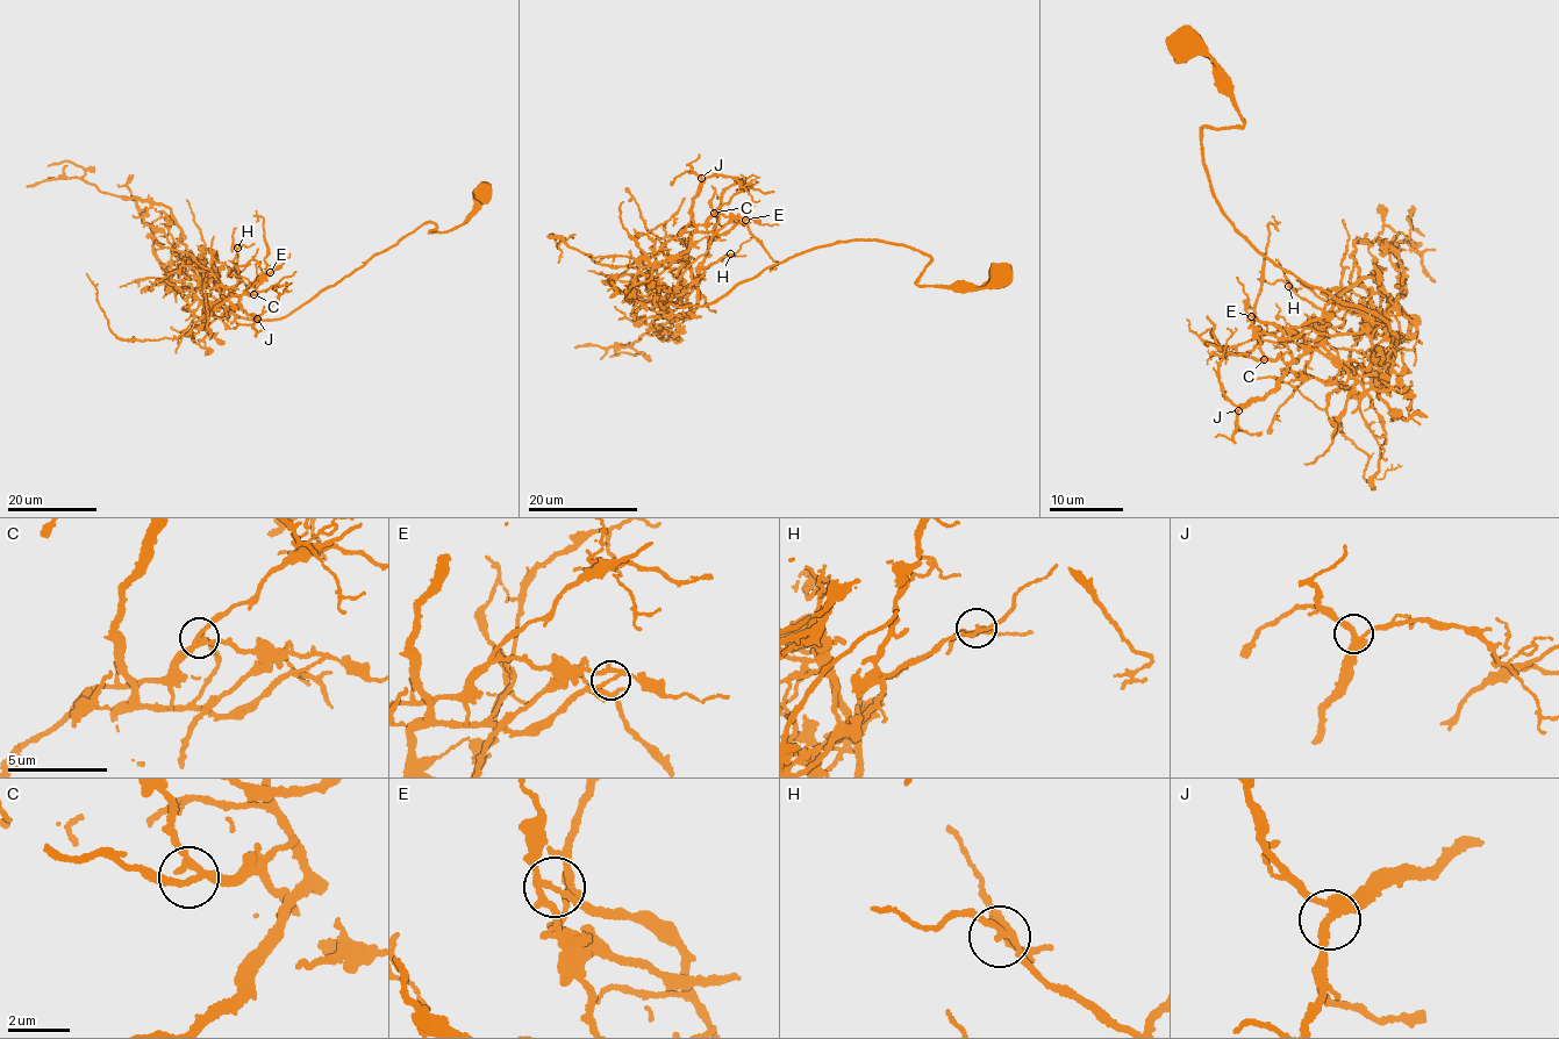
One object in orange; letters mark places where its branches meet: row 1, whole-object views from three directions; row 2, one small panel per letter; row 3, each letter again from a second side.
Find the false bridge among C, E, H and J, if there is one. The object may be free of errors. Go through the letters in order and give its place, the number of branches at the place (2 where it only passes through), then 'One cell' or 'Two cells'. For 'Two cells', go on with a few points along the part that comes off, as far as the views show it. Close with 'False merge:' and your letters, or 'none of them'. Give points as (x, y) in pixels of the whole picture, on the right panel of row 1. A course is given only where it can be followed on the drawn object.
C: Place: (1264, 359). Branches: 3. One cell
E: Place: (1251, 316). Branches: 3. Two cells. Course of the part to remove: (1251, 315), (1296, 360), (1321, 345), (1359, 381), (1384, 423), (1375, 487), (1342, 422)
H: Place: (1288, 286). Branches: 3. One cell
J: Place: (1238, 410). Branches: 3. One cell
False merge: E

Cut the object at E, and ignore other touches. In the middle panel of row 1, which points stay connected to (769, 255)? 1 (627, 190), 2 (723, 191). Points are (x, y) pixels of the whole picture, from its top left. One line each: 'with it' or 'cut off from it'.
1: with it
2: cut off from it

